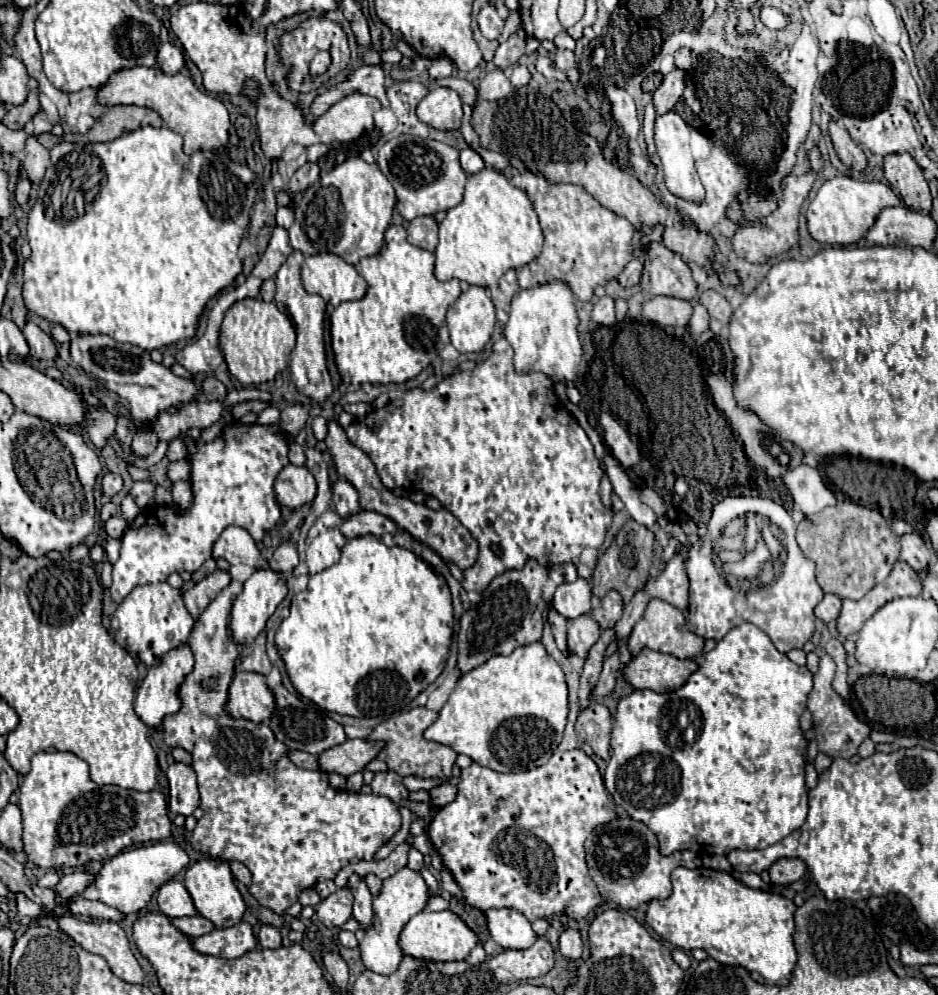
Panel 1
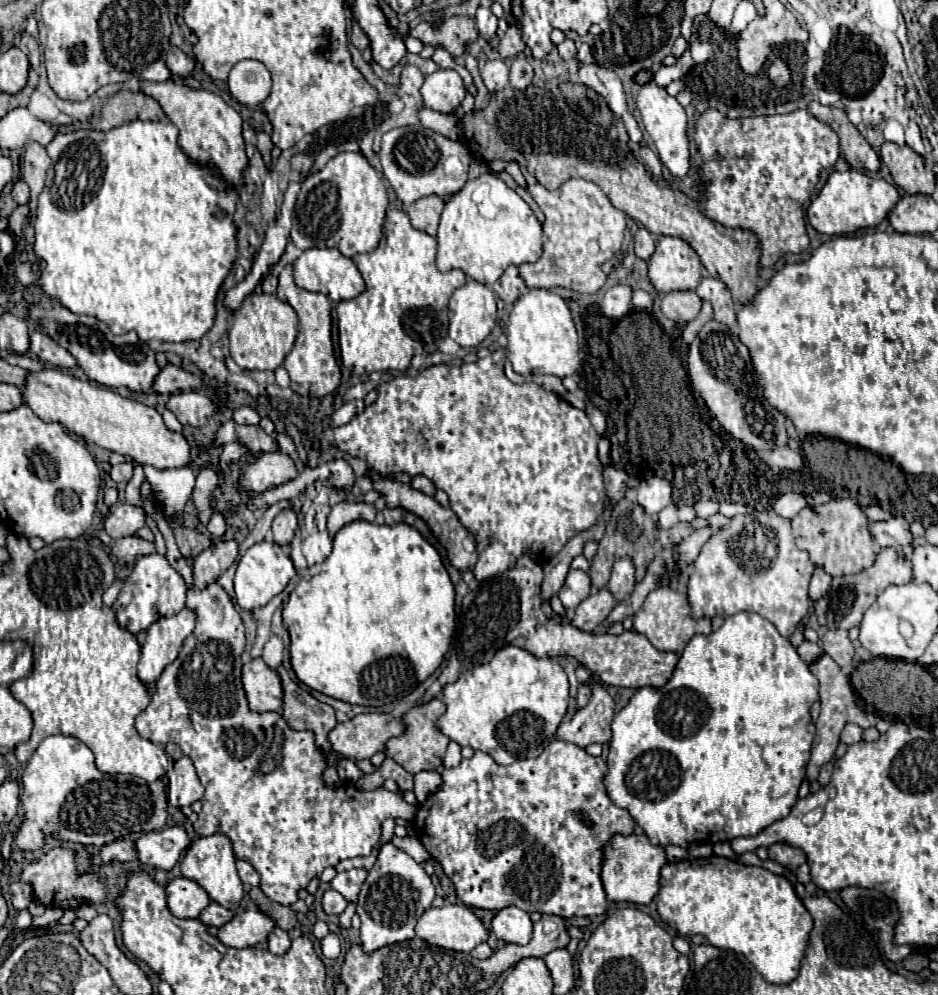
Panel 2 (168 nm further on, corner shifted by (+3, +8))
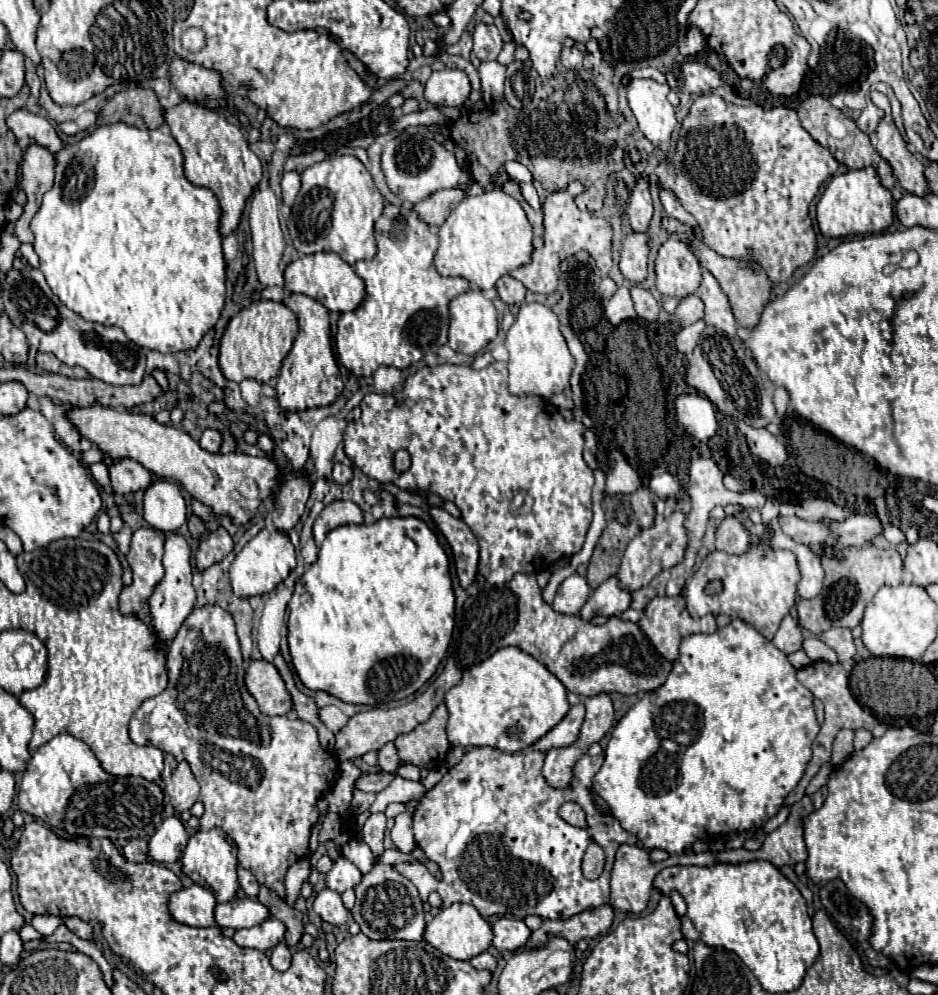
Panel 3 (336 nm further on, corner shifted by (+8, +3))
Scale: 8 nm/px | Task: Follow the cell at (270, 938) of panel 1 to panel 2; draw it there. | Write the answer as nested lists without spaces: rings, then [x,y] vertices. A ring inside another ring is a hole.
[[[274,926],[274,928],[270,930],[270,934],[268,934],[268,950],[270,950],[272,954],[284,954],[288,948],[290,948],[290,938],[288,938],[288,934],[286,934],[282,928]]]

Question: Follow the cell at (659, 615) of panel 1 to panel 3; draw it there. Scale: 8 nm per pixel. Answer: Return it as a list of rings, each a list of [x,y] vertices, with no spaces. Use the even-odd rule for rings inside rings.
[[[655,597],[645,609],[639,627],[647,633],[655,649],[667,659],[675,661],[683,637],[699,633],[699,621],[687,613],[685,597]]]

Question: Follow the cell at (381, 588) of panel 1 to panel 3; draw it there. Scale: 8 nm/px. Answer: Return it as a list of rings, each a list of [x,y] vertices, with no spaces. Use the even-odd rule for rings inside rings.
[[[383,517],[375,521],[373,525],[341,525],[327,533],[327,539],[323,541],[319,549],[317,561],[303,573],[303,577],[295,583],[293,597],[289,601],[289,649],[291,649],[291,659],[293,667],[303,681],[305,687],[315,689],[315,691],[327,691],[335,697],[339,697],[345,703],[357,703],[357,705],[383,705],[389,701],[399,701],[415,691],[419,691],[425,681],[437,671],[441,659],[447,653],[453,627],[455,627],[455,595],[451,587],[451,577],[449,577],[449,557],[439,543],[437,535],[431,531],[431,527],[417,519],[417,517]]]

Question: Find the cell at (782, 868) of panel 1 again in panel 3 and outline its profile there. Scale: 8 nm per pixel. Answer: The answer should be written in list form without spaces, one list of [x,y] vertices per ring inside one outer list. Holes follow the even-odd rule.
[[[805,795],[801,801],[797,801],[797,803],[791,807],[791,813],[789,813],[787,821],[765,837],[761,849],[757,849],[757,851],[747,851],[747,849],[725,851],[725,849],[723,849],[723,841],[713,843],[711,849],[717,851],[717,859],[719,859],[721,863],[736,864],[745,863],[745,861],[753,861],[753,859],[765,859],[765,861],[773,863],[775,867],[783,867],[783,865],[795,867],[799,861],[805,861],[805,859],[807,859],[807,847],[805,847],[805,841],[803,841],[803,819],[805,819],[807,815],[811,815],[811,813],[813,813],[813,801]]]

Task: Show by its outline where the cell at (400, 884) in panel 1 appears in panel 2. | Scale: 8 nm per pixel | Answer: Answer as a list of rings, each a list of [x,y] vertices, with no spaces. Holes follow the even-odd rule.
[[[392,842],[384,844],[380,848],[376,864],[372,866],[366,882],[362,884],[356,902],[356,912],[362,920],[360,926],[362,950],[370,954],[394,942],[404,942],[412,938],[420,914],[432,904],[434,896],[436,896],[436,888],[432,884],[432,878],[424,872],[424,868],[406,852],[394,848]]]

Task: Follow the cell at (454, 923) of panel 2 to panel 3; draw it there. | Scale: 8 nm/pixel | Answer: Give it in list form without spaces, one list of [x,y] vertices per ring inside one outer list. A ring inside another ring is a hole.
[[[453,903],[451,907],[441,907],[441,911],[427,923],[425,941],[431,943],[435,949],[439,949],[443,955],[469,961],[475,955],[489,949],[489,945],[493,941],[493,929],[491,929],[489,921],[485,917],[481,917],[473,905]]]

